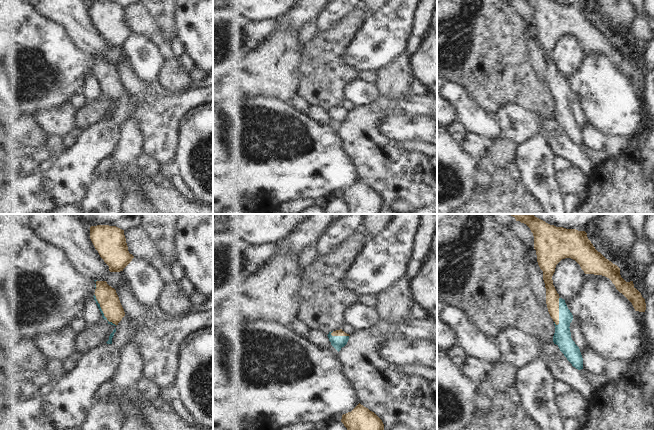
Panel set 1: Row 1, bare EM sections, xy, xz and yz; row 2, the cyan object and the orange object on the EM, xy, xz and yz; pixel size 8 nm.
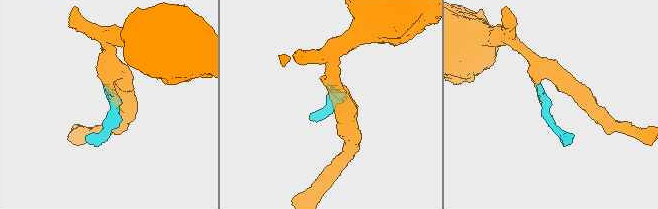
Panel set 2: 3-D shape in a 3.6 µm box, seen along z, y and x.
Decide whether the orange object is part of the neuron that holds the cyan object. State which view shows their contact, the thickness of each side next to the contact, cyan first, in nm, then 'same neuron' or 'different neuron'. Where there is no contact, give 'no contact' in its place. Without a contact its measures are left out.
xy | 20/160 nm | same neuron

